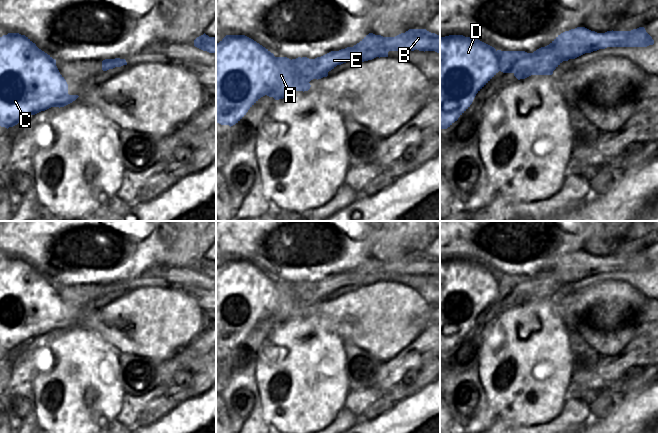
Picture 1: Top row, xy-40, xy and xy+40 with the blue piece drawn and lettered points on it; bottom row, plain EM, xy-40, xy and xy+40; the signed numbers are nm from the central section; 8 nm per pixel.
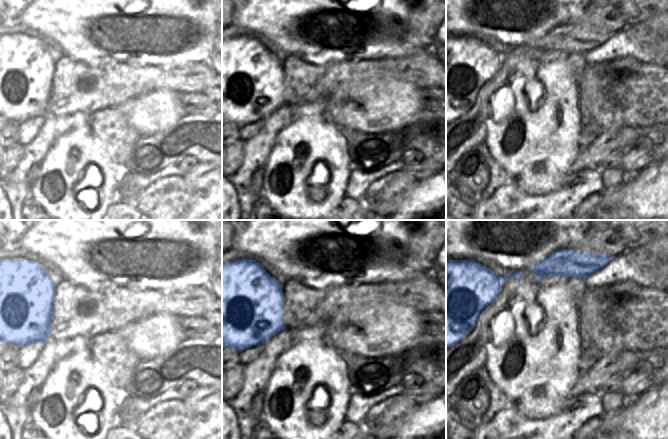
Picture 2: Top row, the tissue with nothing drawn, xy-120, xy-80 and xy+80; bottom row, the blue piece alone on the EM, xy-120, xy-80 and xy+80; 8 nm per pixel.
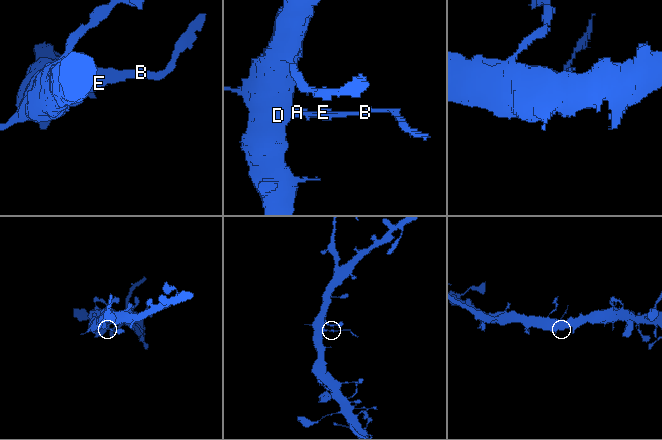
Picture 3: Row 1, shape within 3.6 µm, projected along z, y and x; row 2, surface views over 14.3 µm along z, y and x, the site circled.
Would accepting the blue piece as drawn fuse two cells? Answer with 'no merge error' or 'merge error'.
merge error

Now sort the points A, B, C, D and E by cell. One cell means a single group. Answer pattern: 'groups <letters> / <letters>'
groups A C D / B E

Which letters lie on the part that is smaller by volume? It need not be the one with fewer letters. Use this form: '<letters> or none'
B, E

